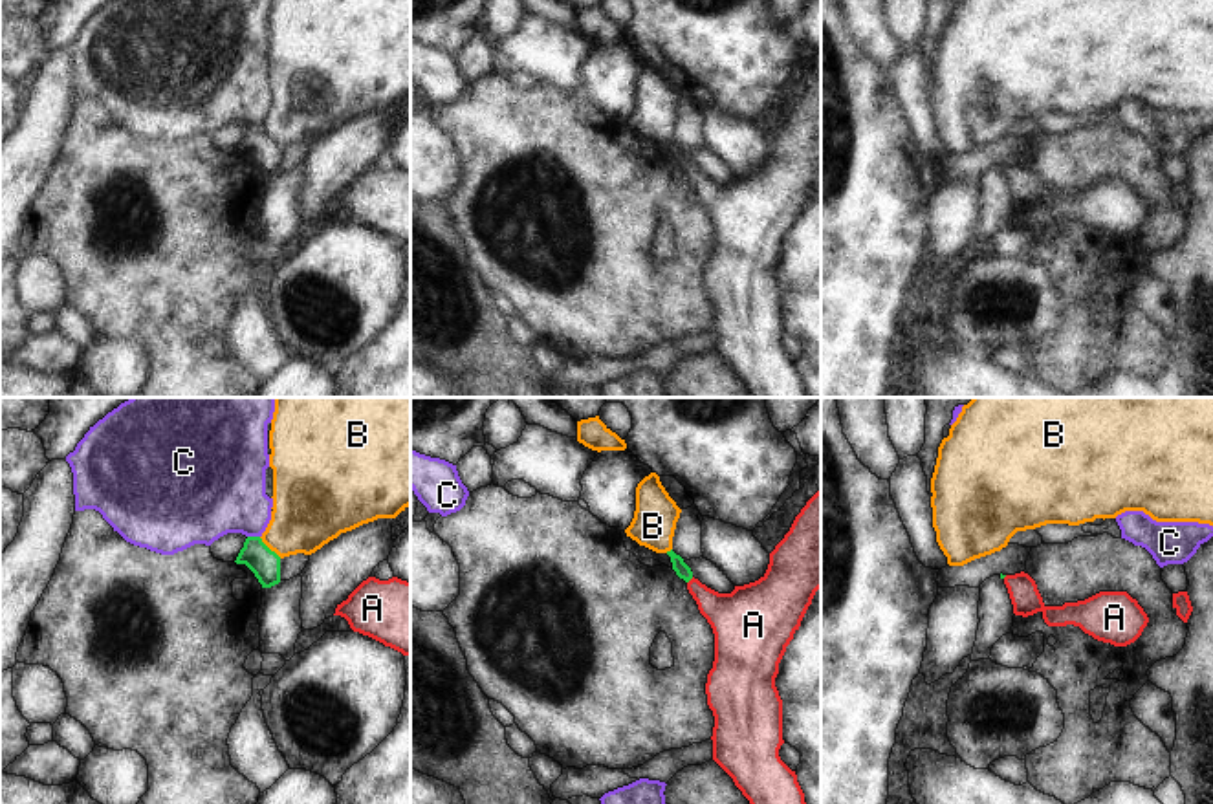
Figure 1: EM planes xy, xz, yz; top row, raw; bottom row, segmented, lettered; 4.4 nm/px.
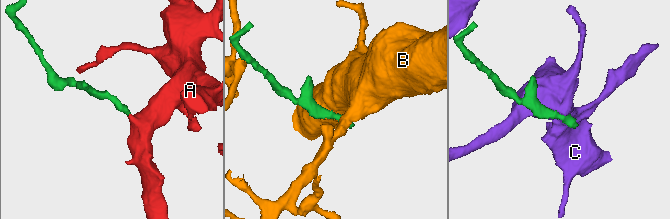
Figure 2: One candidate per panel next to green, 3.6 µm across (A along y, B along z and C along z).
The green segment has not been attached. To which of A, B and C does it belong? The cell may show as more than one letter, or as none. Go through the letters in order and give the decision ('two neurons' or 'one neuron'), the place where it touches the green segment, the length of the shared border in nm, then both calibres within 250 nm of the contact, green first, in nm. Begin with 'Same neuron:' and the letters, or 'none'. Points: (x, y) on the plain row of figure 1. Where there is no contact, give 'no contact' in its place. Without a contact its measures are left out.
Same neuron: A
A: one neuron; meets green in xz at (689, 169); contact 40 nm long; 70 nm thick on the green side, 220 nm on the other
B: two neurons; meets green in xy at (268, 138); contact 140 nm long; 130 nm thick on the green side, 320 nm on the other
C: two neurons; meets green in xy at (253, 127); contact 60 nm long; 130 nm thick on the green side, 380 nm on the other

